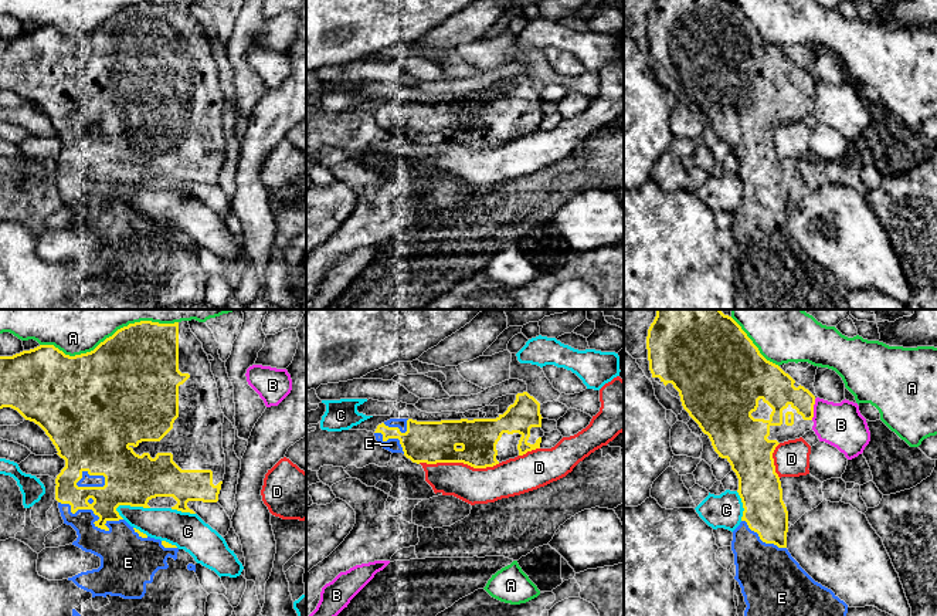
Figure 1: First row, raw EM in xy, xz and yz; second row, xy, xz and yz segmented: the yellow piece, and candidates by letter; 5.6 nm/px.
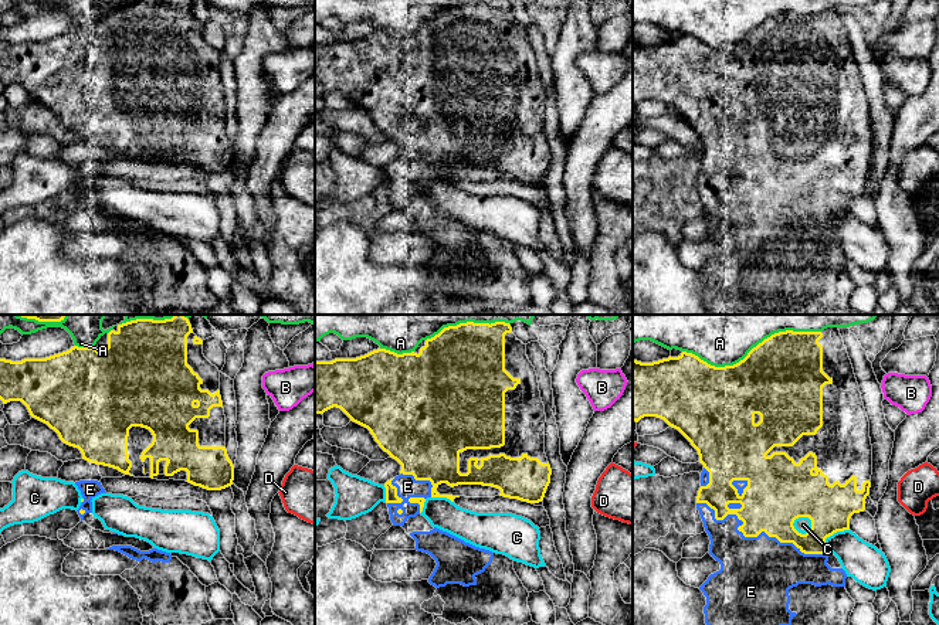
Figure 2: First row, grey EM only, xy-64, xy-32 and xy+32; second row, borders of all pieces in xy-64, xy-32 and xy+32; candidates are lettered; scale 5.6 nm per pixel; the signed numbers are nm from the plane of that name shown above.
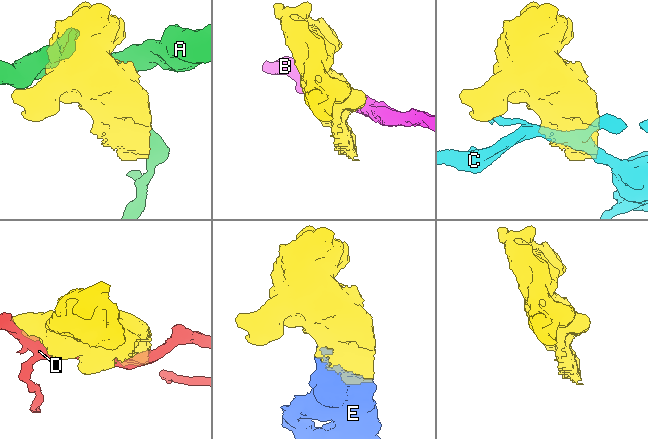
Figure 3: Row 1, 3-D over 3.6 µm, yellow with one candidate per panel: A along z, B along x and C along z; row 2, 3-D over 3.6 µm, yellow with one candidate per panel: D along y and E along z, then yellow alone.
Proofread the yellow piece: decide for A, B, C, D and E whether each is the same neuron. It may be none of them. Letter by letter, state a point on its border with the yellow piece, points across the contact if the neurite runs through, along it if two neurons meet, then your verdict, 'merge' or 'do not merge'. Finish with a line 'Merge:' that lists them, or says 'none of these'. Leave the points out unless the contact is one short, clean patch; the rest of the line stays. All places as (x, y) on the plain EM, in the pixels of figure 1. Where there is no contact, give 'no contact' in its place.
A: xy (109, 19) | do not merge
B: yz (812, 91) | along yz (815, 81), (811, 101) | do not merge
C: xy (132, 188) | do not merge
D: xz (459, 144) | do not merge
E: xy (97, 196) | merge
Merge: E

